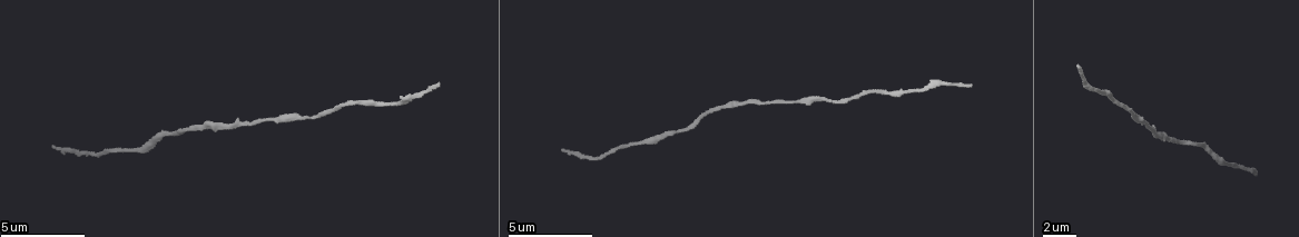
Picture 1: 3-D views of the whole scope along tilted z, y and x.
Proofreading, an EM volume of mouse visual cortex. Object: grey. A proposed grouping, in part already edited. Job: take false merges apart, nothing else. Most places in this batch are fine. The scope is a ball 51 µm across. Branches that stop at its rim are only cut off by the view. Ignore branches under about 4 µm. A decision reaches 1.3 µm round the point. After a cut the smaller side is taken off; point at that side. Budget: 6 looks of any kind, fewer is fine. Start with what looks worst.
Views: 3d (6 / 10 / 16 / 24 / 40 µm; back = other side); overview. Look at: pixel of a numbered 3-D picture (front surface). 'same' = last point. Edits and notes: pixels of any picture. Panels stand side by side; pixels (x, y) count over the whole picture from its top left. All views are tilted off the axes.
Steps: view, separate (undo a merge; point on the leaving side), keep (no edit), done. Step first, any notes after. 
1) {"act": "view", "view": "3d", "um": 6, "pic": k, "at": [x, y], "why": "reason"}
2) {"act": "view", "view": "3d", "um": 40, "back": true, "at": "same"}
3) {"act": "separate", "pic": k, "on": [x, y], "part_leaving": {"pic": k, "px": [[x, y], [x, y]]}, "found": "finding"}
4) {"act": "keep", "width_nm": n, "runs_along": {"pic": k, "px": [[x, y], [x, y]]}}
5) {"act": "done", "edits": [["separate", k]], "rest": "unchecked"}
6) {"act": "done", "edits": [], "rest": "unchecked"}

{"act": "view", "view": "3d", "um": 16, "pic": 1, "at": [1098, 91], "why": "a narrow waist"}

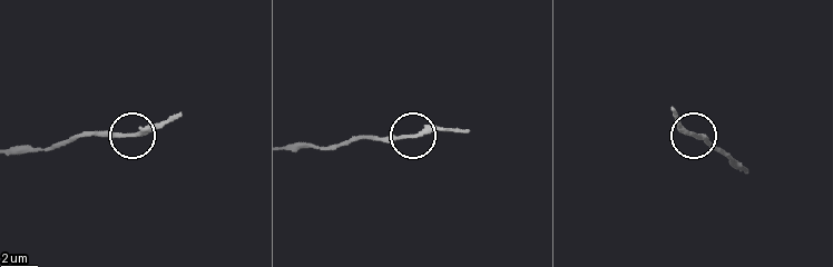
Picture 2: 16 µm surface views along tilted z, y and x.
{"act": "keep", "runs_along": {"pic": 2, "px": [[12, 152], [47, 150], [82, 137], [146, 132], [169, 121]]}, "found": "all the same neuron"}

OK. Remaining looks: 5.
{"act": "view", "view": "3d", "um": 16, "pic": 1, "at": [240, 125]}

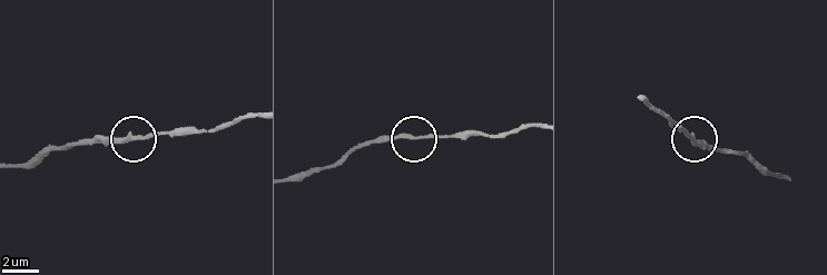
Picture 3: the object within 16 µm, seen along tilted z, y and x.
{"act": "view", "view": "3d", "um": 6, "pic": 3, "at": [132, 139]}

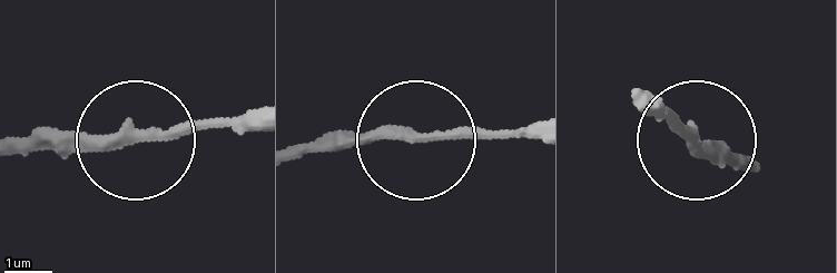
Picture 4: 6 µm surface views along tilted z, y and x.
{"act": "keep", "runs_along": {"pic": 4, "px": [[414, 140], [533, 134]]}, "found": "one neuron here"}

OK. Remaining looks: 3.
{"act": "view", "view": "3d", "um": 10, "pic": 1, "at": [163, 136], "why": "sudden change in width"}

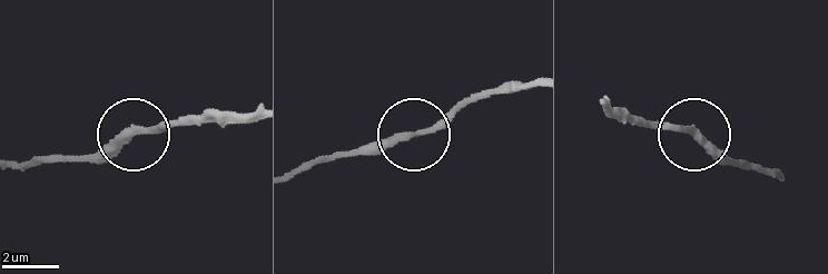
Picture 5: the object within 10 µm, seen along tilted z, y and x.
{"act": "keep", "width_nm": 240, "runs_along": {"pic": 5, "px": [[533, 88], [479, 91], [431, 127], [347, 154]]}, "found": "all the same neuron"}

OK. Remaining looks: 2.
{"act": "done", "edits": [], "rest": "unchecked"}

